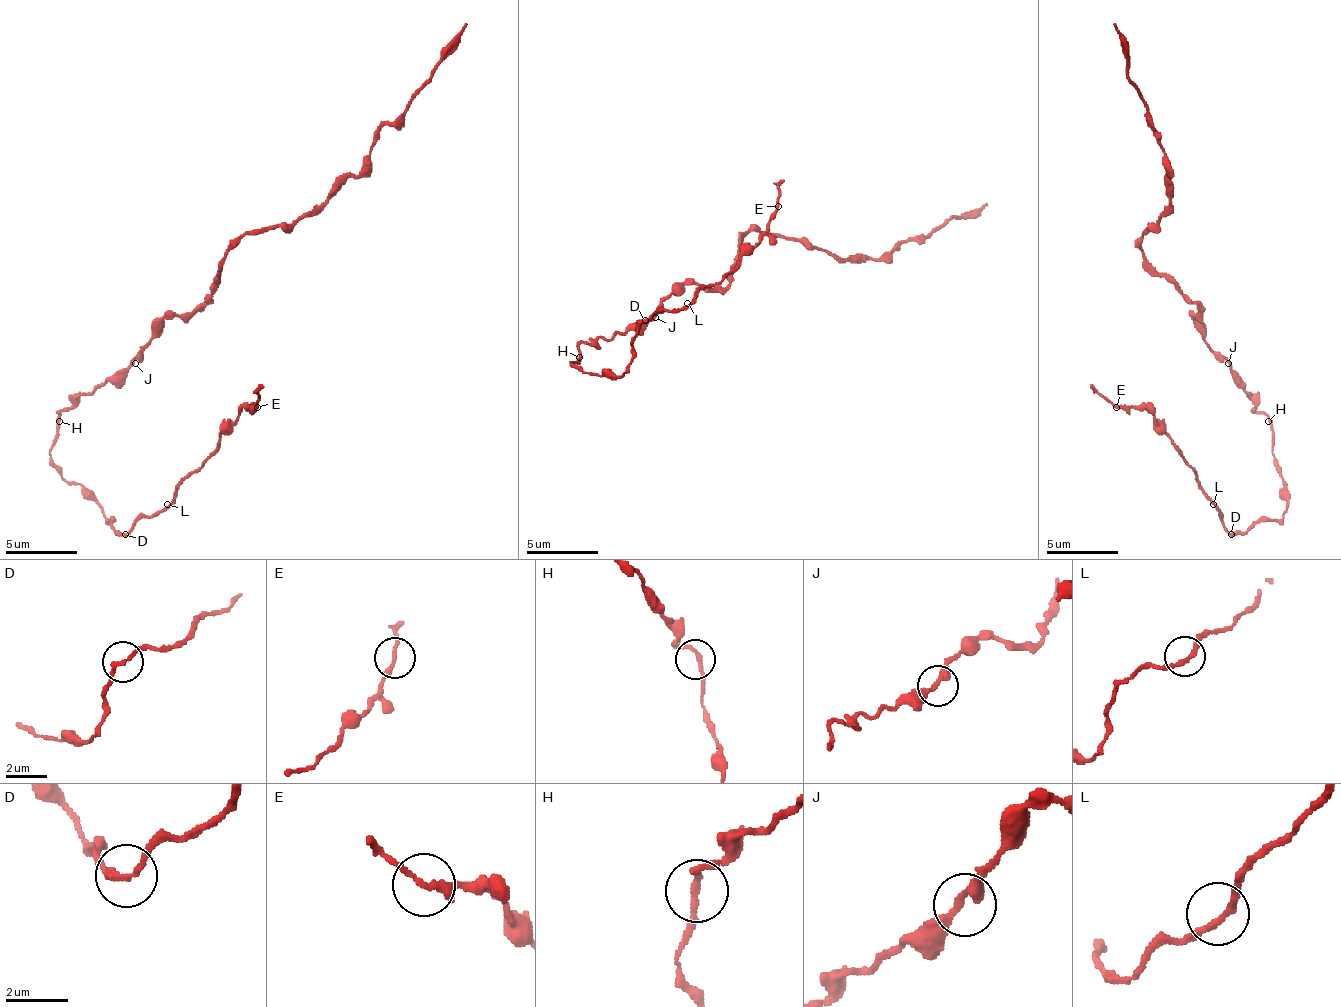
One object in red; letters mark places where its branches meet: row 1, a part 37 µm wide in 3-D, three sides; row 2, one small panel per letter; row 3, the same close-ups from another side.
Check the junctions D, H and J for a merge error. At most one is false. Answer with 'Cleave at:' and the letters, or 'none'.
Cleave at: none

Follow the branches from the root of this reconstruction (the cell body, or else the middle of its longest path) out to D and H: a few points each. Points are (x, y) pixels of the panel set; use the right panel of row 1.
D: (1228, 363), (1271, 425), (1275, 468), (1286, 482), (1278, 518), (1231, 533)
H: (1228, 363), (1249, 392), (1253, 407), (1264, 414), (1268, 421)

